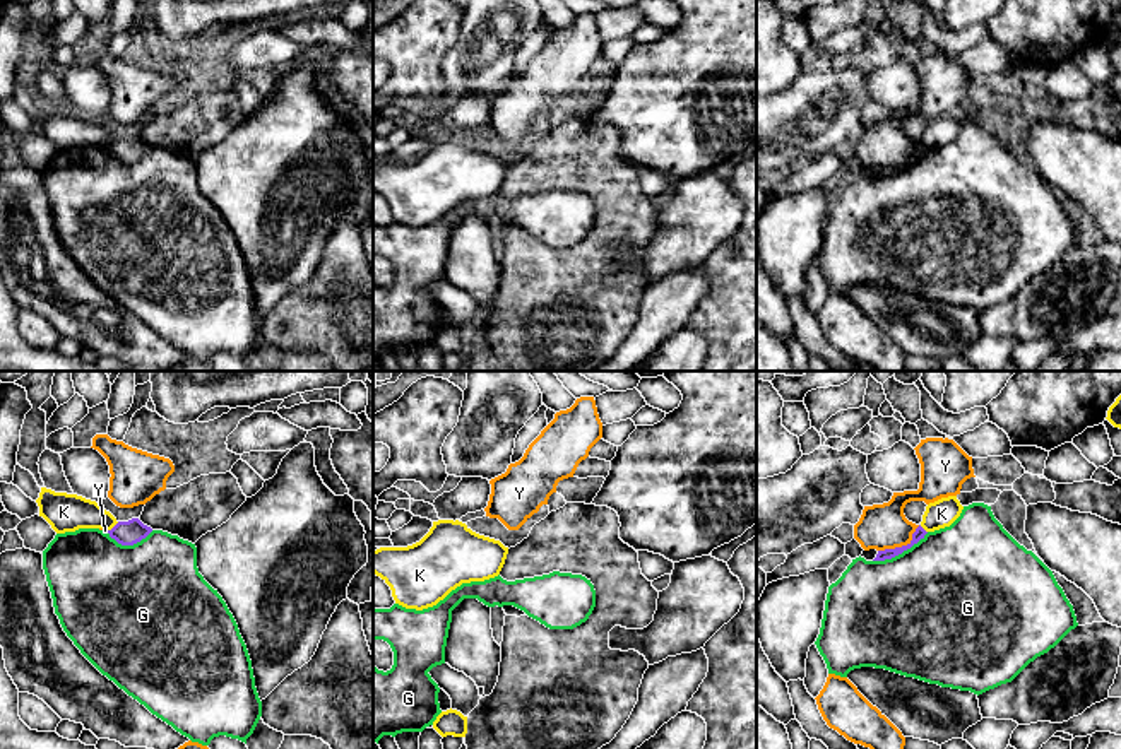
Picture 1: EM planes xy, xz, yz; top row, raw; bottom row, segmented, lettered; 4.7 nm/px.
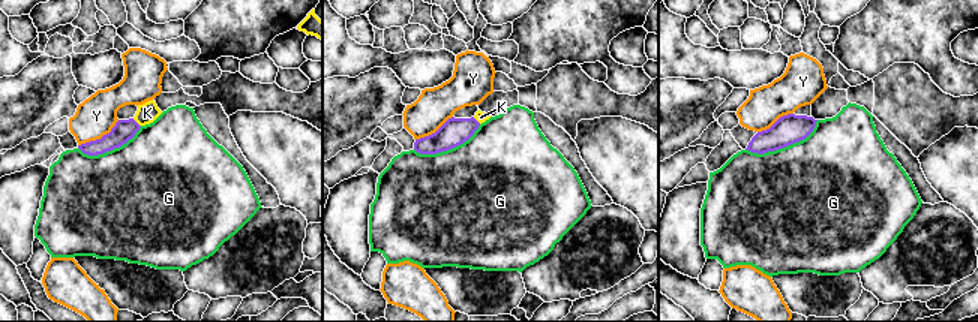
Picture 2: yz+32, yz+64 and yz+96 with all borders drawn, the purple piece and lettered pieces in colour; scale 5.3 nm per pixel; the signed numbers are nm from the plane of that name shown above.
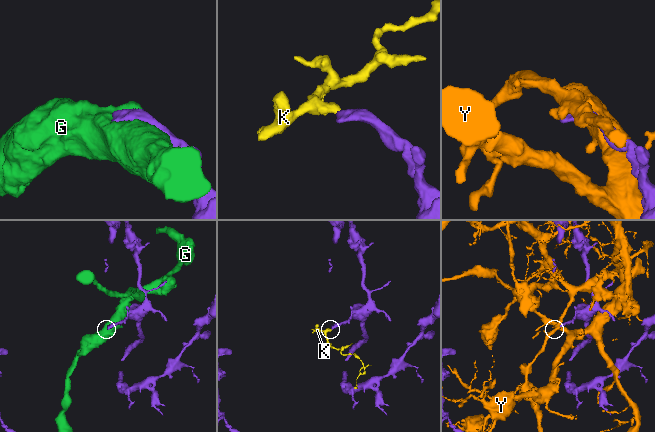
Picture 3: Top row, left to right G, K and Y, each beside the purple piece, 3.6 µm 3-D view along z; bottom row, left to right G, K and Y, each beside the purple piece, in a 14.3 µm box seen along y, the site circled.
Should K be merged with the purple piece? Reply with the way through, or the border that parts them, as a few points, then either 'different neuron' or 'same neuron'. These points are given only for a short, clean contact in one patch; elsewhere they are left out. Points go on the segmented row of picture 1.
border along xy (118, 522), (108, 530); different neuron

